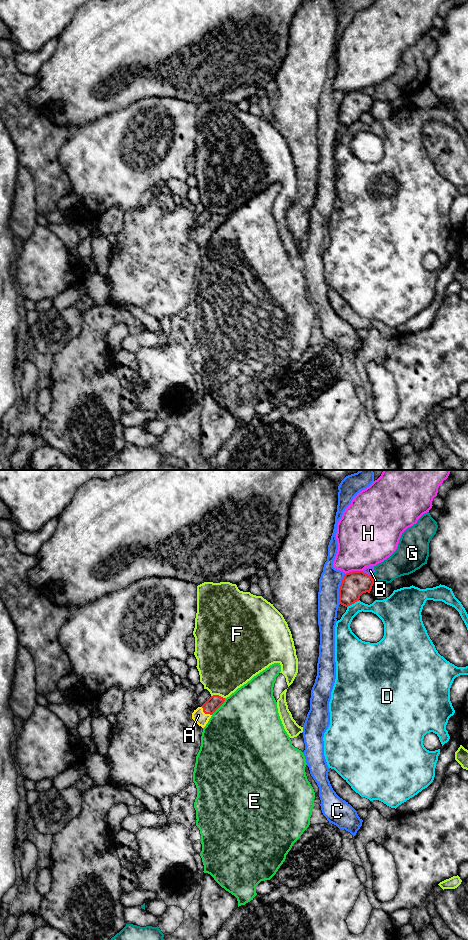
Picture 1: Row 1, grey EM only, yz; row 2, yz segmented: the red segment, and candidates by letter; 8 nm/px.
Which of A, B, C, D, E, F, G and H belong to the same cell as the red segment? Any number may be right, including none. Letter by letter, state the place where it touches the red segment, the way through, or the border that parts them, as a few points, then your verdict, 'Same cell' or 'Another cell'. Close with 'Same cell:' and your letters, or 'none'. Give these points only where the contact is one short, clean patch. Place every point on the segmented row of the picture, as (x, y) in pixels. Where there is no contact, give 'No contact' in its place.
A: Touches red at yz (205, 713). Path across: yz (214, 702), (205, 713), (198, 715). Same cell
B: Touches red at yz (367, 574). Another cell
C: Touches red at yz (339, 589). Another cell
D: Touches red at yz (353, 603). Another cell
E: Touches red at yz (219, 706). Another cell
F: Touches red at yz (218, 695). Another cell
G: Touches red at yz (372, 578). Another cell
H: Touches red at yz (353, 571). Another cell
Same cell: A

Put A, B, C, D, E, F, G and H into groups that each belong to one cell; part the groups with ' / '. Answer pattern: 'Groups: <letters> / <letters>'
Groups: A / B / C / D / E / F / G / H

